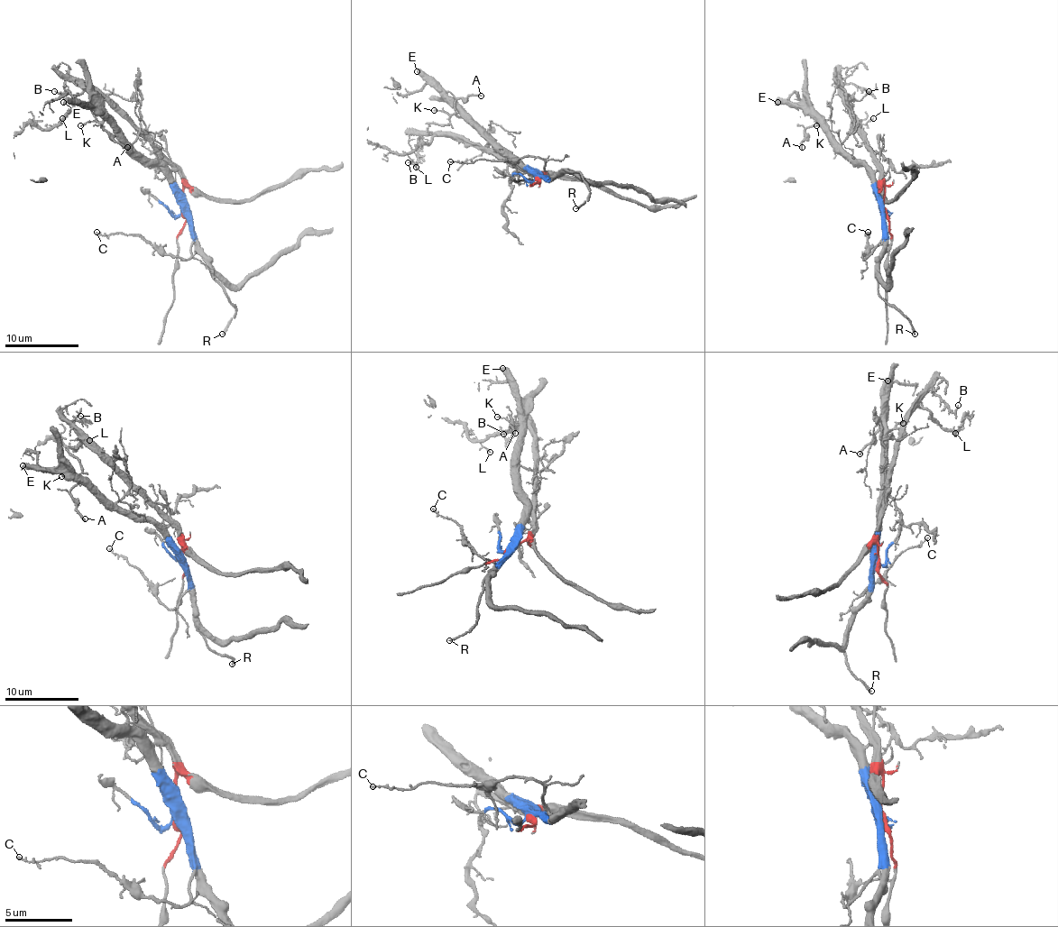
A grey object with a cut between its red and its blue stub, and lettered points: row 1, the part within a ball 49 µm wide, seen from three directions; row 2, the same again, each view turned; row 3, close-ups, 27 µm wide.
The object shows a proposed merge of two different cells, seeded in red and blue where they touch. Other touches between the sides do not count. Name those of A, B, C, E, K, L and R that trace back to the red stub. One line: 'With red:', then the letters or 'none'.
With red: B, L

